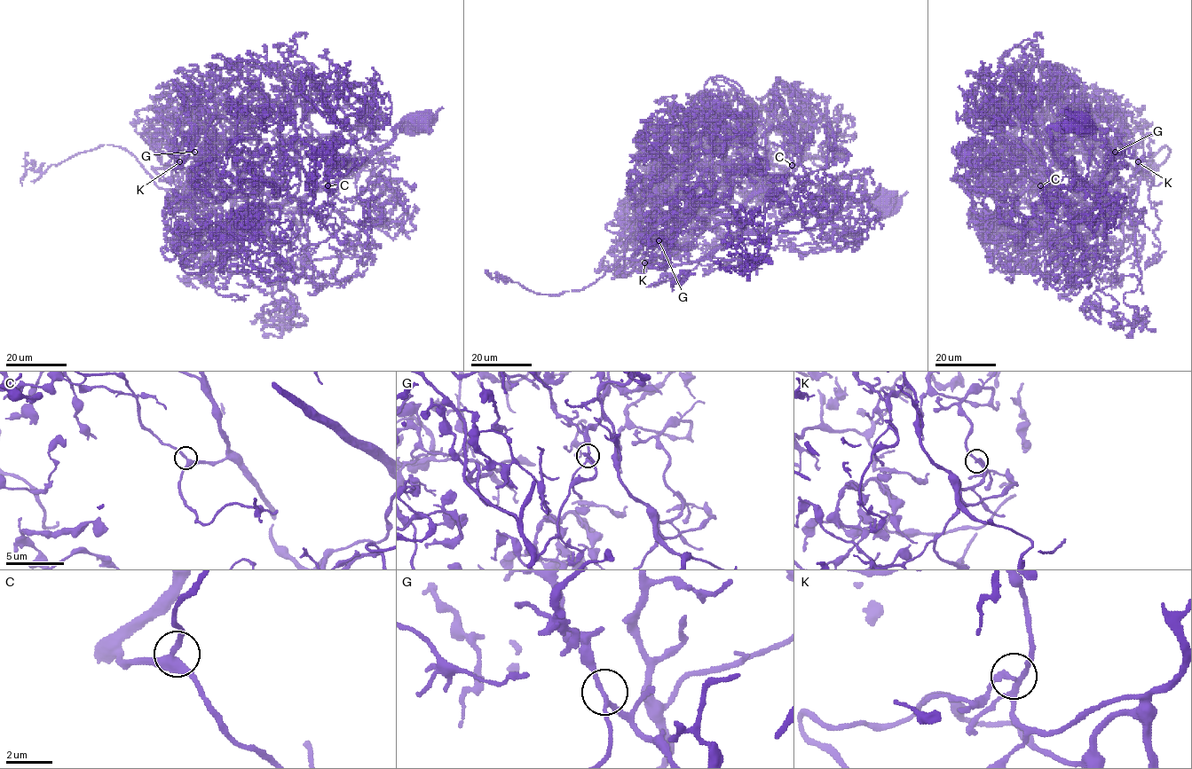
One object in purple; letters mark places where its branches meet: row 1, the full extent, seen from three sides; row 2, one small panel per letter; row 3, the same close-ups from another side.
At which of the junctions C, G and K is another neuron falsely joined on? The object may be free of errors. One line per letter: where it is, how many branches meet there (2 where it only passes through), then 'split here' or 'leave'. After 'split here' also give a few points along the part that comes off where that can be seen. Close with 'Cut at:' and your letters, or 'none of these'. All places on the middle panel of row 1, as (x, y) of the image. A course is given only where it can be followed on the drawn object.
C: (792, 165) | 3 | leave
G: (659, 240) | 3 | leave
K: (644, 262) | 3 | leave
Cut at: none of these

